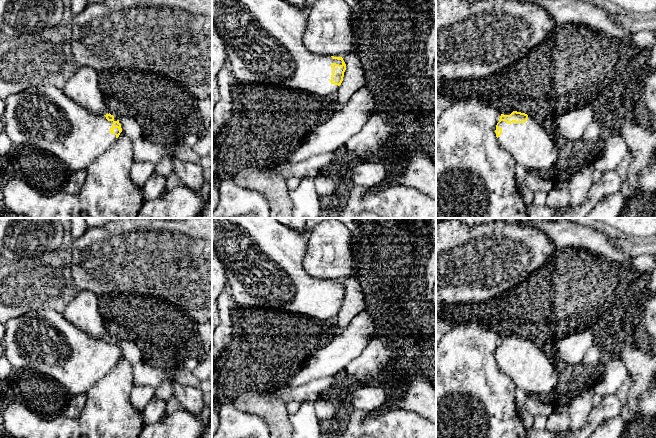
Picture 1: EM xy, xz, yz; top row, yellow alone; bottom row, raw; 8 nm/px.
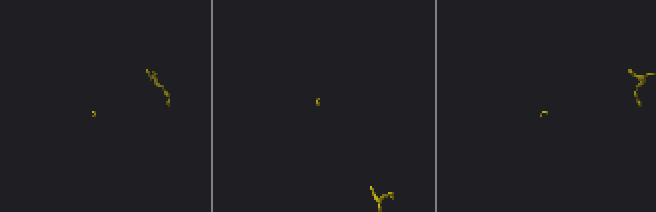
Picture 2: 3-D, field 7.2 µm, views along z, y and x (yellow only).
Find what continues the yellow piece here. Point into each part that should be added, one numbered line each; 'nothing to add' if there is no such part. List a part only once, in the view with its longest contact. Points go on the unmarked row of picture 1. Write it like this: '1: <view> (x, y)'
1: xy (43, 341)

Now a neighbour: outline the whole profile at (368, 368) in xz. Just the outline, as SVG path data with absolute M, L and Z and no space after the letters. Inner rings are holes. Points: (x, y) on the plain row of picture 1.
M385 333L377 334L361 355L347 365L344 372L359 384L378 385L386 367L391 363L395 348Z

